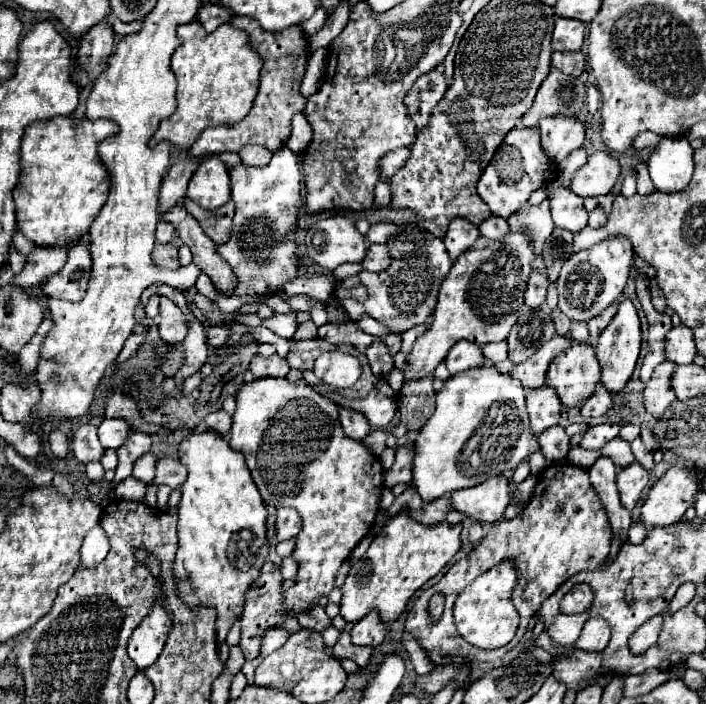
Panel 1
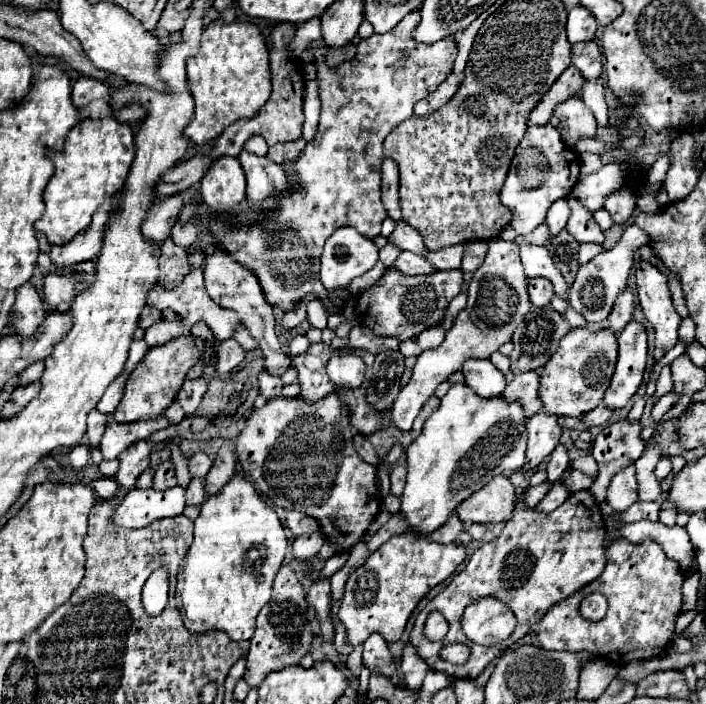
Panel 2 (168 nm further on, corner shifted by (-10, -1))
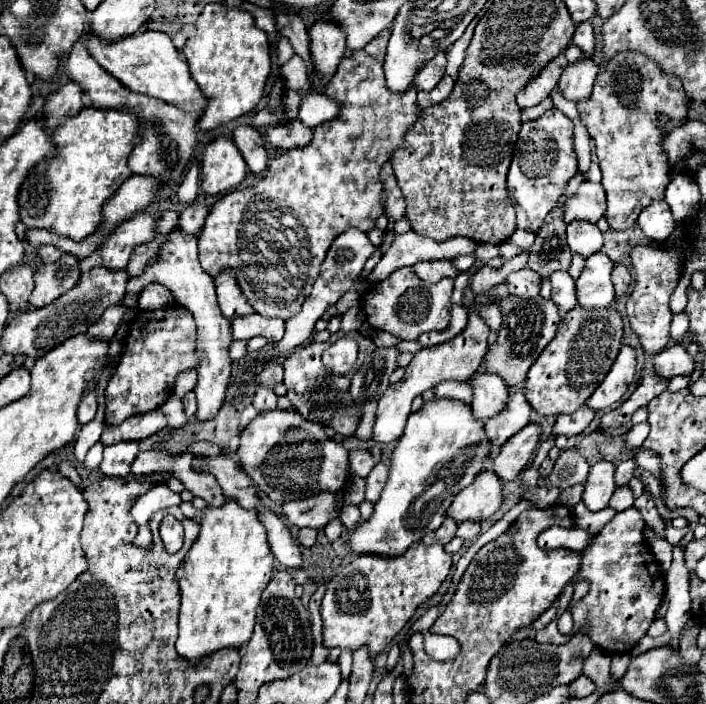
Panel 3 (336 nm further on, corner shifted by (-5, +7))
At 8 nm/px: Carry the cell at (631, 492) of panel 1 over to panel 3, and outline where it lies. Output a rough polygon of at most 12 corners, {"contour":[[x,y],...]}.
{"contour":[[592,465],[584,503],[592,511],[608,507],[616,491],[616,465]]}

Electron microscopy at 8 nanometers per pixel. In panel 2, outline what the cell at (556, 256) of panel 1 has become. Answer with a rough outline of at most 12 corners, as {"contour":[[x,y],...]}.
{"contour":[[563,229],[549,245],[555,267],[571,285],[579,243]]}

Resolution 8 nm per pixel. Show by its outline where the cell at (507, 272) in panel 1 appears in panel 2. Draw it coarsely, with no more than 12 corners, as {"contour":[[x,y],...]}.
{"contour":[[489,241],[467,307],[419,355],[391,407],[411,431],[421,405],[469,359],[487,359],[529,313],[513,241]]}

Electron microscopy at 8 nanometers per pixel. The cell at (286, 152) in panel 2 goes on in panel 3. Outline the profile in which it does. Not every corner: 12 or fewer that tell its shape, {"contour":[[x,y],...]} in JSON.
{"contour":[[298,119],[266,127],[276,149],[308,145],[312,129]]}

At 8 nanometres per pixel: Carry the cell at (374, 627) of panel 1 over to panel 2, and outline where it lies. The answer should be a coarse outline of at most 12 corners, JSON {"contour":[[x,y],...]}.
{"contour":[[373,633],[363,643],[363,665],[371,673],[395,675],[385,639]]}

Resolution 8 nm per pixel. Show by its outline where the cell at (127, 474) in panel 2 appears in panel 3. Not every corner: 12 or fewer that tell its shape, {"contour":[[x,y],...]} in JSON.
{"contour":[[136,441],[104,449],[100,471],[108,477],[130,475],[138,455]]}

